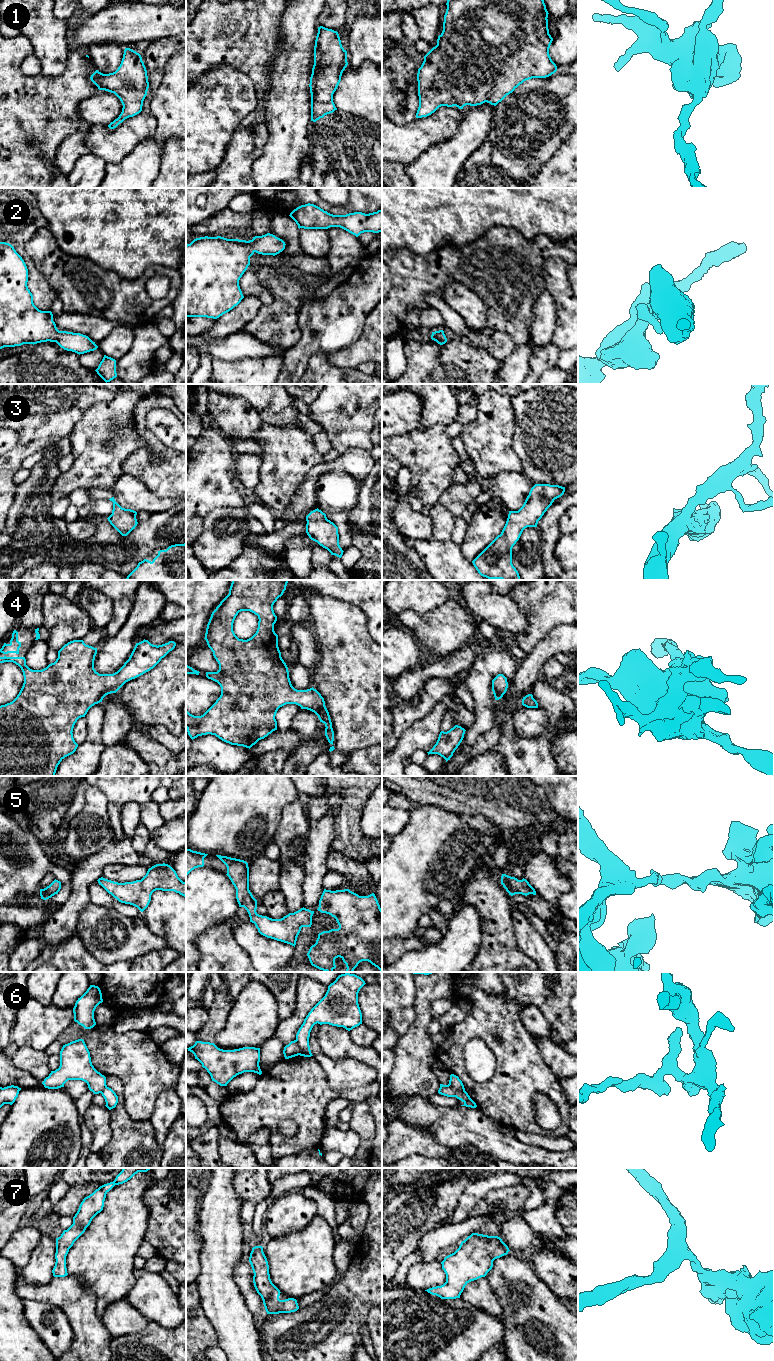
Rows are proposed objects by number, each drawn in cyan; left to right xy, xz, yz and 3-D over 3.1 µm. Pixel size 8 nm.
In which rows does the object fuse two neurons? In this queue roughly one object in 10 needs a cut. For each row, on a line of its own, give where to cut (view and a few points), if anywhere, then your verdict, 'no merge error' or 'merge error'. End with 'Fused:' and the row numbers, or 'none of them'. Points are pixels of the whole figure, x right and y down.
1: no cut; no merge error
2: no cut; no merge error
3: no cut; no merge error
4: no cut; no merge error
5: no cut; no merge error
6: cut in yz along (448, 1084), (457, 1090), (464, 1090); merge error
7: no cut; no merge error
Fused: 6

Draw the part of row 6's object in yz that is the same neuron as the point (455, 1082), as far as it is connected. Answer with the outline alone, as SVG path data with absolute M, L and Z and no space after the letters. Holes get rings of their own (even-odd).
M454 1074L450 1075L449 1085L451 1087L453 1087L457 1091L463 1091L463 1090L465 1090L462 1081L459 1079L458 1076L456 1076Z

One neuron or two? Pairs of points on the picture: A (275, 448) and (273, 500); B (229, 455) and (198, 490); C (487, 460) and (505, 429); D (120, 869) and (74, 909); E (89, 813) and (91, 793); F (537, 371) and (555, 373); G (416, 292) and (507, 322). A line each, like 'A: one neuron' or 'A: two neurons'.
A: one neuron
B: one neuron
C: one neuron
D: two neurons
E: one neuron
F: two neurons
G: one neuron

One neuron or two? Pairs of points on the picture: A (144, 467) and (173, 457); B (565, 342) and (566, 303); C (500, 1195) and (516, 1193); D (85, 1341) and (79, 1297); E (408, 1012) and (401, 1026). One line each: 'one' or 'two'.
A: one
B: one
C: one
D: one
E: one

